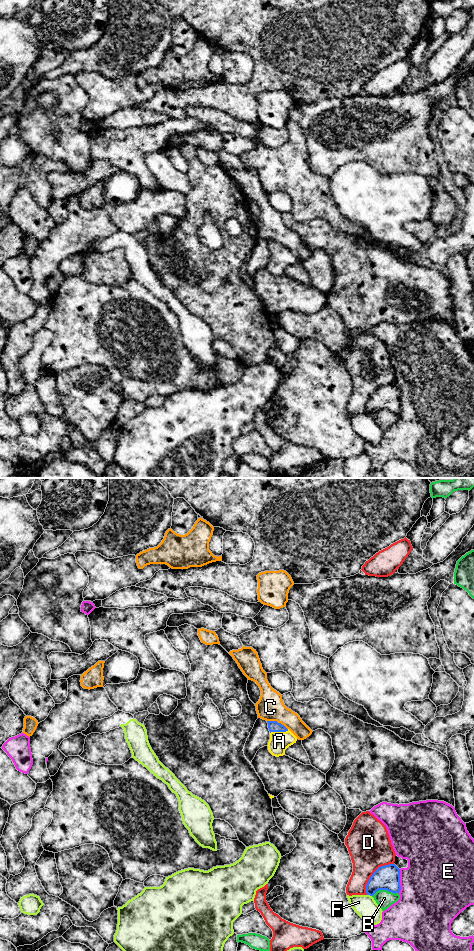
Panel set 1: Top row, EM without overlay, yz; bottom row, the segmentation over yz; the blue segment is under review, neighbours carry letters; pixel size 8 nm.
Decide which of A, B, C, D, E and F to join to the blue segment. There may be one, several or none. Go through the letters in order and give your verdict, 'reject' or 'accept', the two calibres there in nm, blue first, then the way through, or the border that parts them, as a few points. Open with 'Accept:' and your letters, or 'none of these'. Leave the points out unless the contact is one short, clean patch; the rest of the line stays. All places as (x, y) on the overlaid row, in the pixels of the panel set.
Accept: A
A: accept | 90/160 nm | across yz (274, 726), (279, 731), (279, 741)
B: reject | 200/140 nm
C: reject | 90/220 nm
D: reject | 200/340 nm
E: reject | 200/460 nm
F: reject | 200/180 nm

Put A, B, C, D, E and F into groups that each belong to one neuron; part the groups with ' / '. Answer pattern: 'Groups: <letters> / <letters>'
Groups: A / B / C / D / E / F

